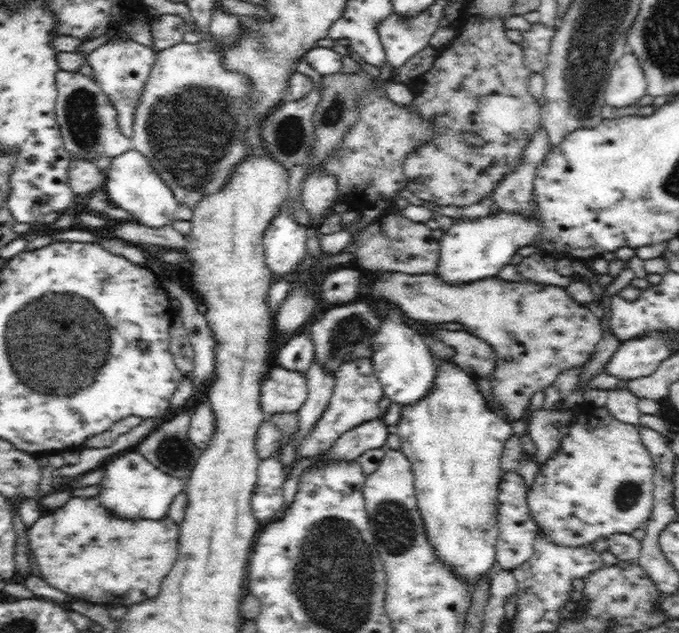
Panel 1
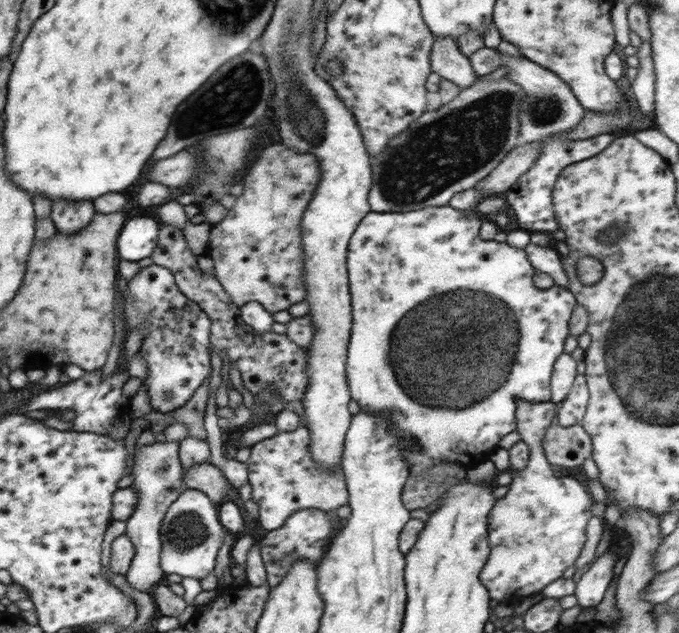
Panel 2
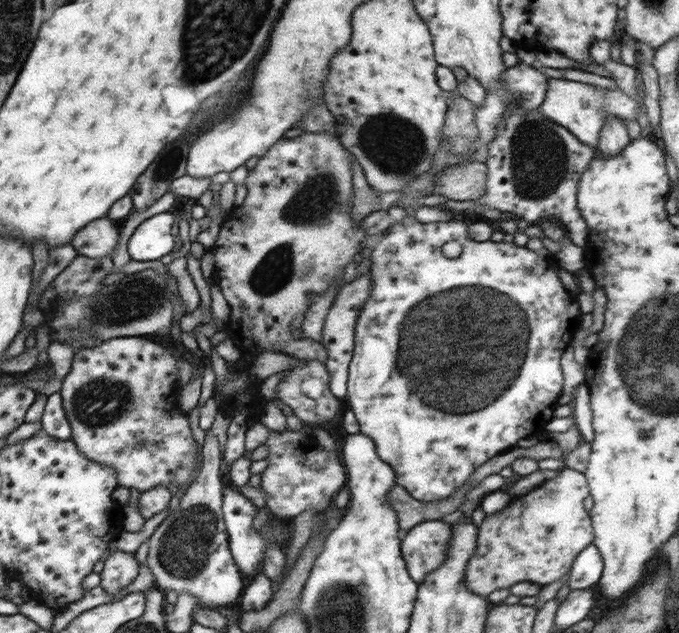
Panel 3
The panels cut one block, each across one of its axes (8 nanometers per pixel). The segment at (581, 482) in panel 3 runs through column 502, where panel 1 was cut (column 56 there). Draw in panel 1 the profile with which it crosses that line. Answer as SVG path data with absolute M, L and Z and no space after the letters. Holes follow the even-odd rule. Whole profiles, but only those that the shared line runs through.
M73 495L73 497L71 497L62 507L58 508L58 510L42 513L40 518L26 530L26 548L29 550L29 559L31 560L32 566L34 566L34 564L40 566L42 575L39 576L43 578L49 586L62 590L71 597L84 599L105 606L108 606L109 604L120 604L130 607L144 600L156 598L156 596L160 594L164 578L174 566L176 559L178 559L179 540L179 526L168 516L166 518L160 518L160 520L147 520L146 518L127 520L126 518L119 518L118 515L107 510L98 497L76 497L76 495Z

